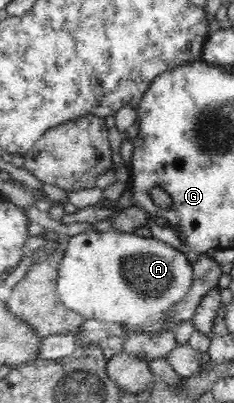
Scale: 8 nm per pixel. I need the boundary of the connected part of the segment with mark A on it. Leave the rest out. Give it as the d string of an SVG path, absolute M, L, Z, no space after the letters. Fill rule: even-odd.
M91 229L86 232L79 233L75 236L71 236L68 241L67 249L60 262L60 268L58 269L57 278L57 294L61 303L65 304L65 307L71 311L79 313L82 317L87 319L95 319L103 322L112 322L124 325L130 330L131 333L143 333L150 336L160 336L163 332L173 331L173 324L169 319L169 308L173 308L174 304L177 304L184 298L185 294L191 290L191 284L193 284L194 267L192 262L189 261L189 257L186 253L173 248L171 245L157 240L155 237L143 237L134 235L134 233L126 233L121 231L115 231L111 229L108 233L97 232Z

